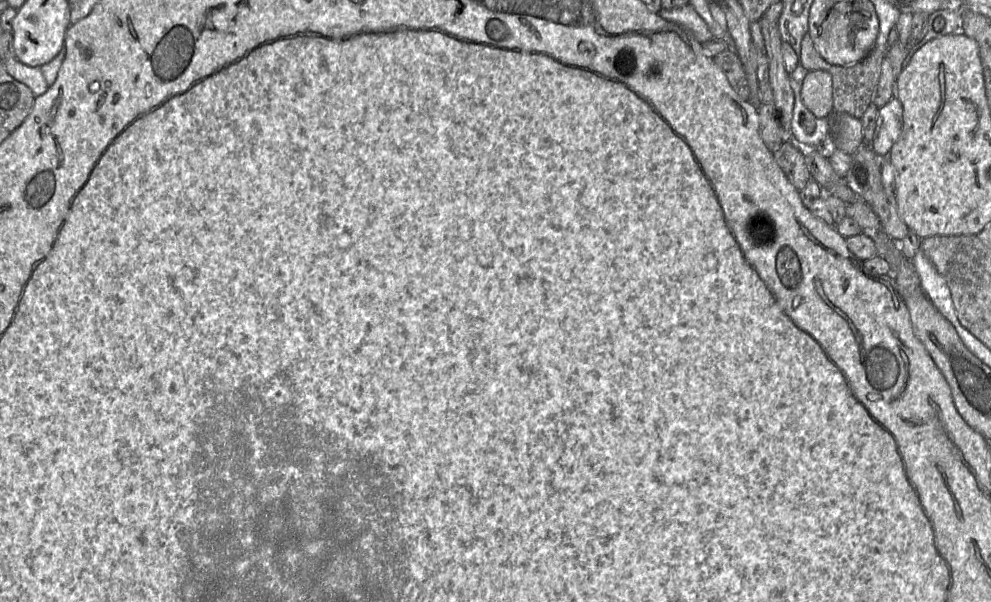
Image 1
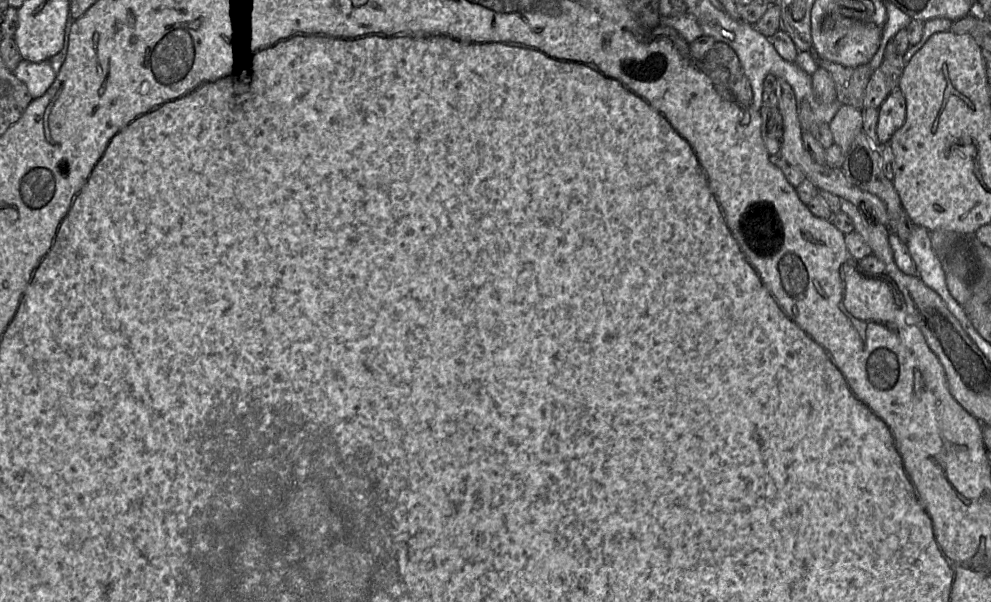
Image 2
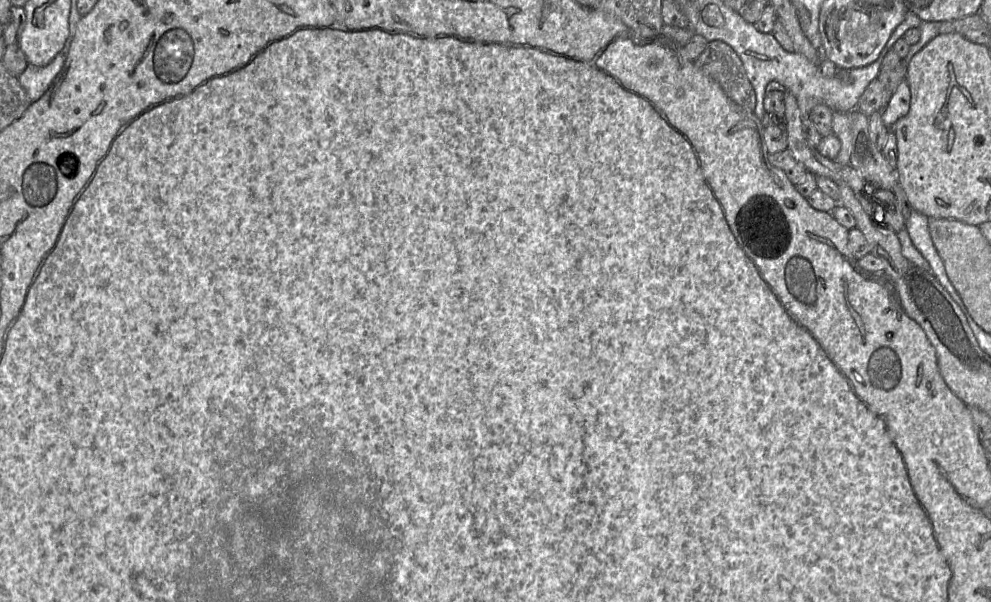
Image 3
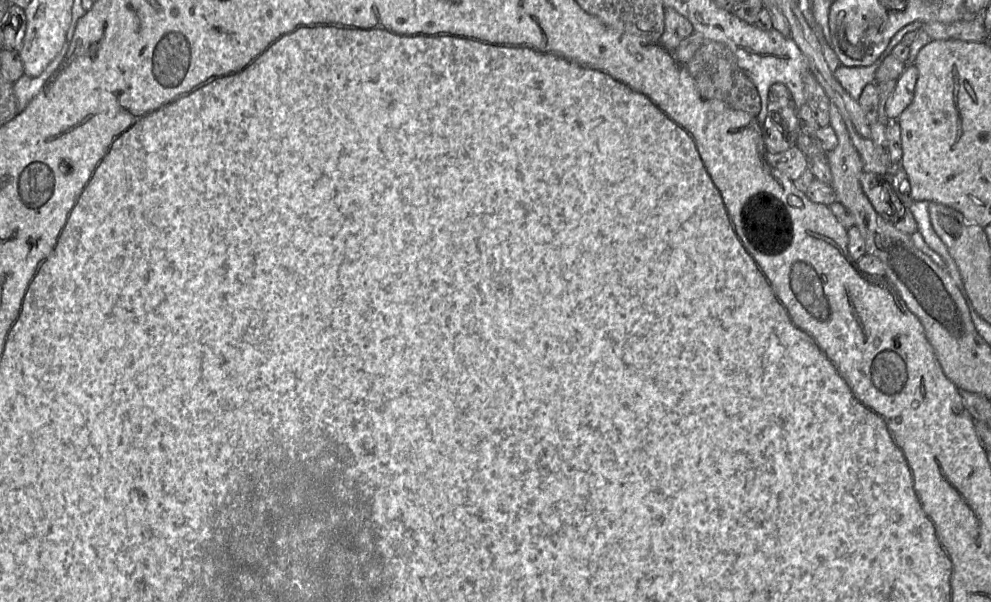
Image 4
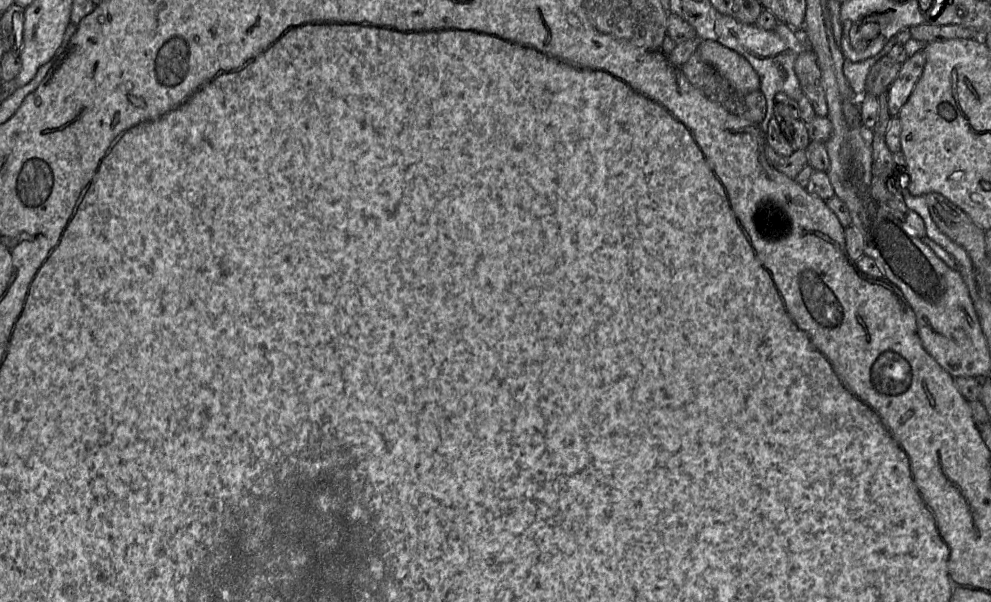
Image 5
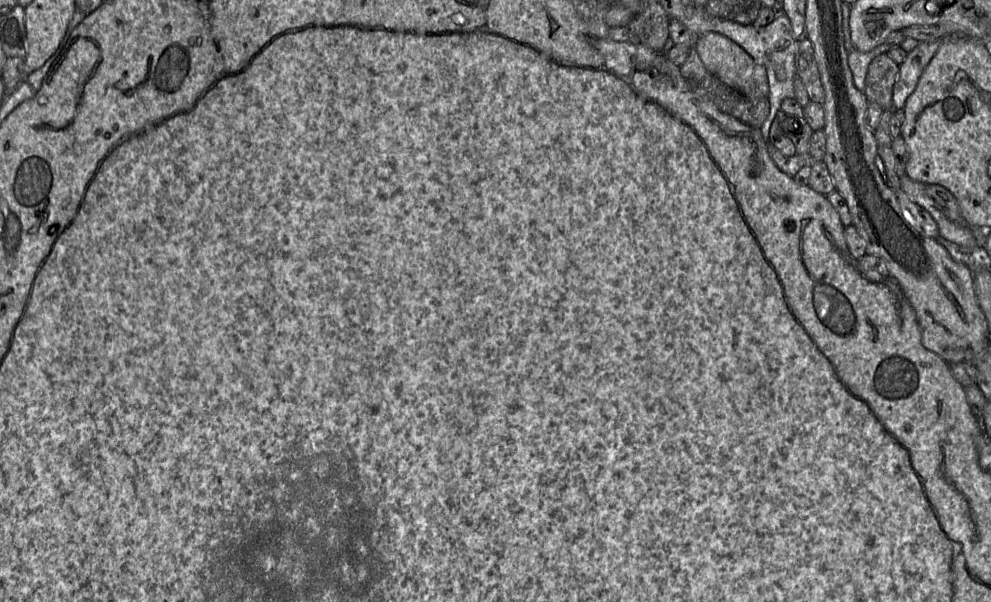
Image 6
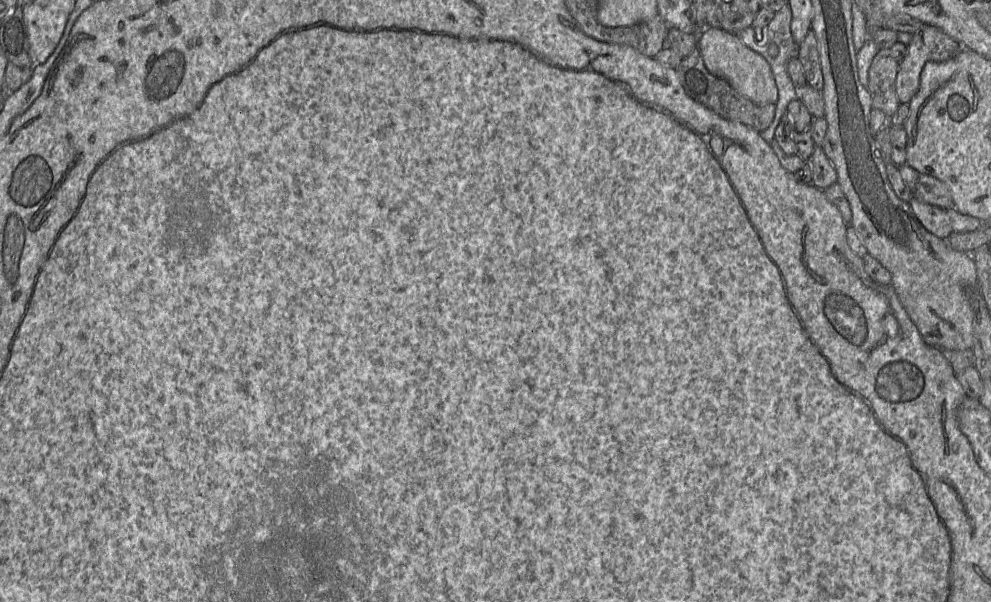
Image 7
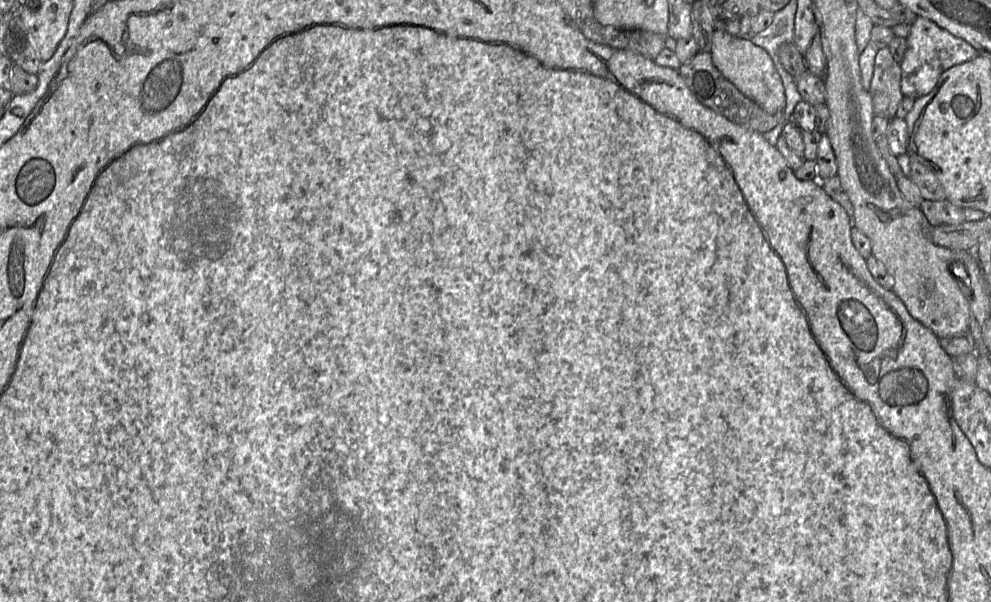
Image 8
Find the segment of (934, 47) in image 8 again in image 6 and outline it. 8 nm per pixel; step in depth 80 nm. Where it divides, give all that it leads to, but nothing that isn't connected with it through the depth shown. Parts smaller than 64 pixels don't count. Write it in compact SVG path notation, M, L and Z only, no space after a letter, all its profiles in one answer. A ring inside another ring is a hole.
M943 40L920 42L908 53L905 61L900 65L893 87L893 107L900 110L905 107L909 96L915 91L925 68L936 55Z

